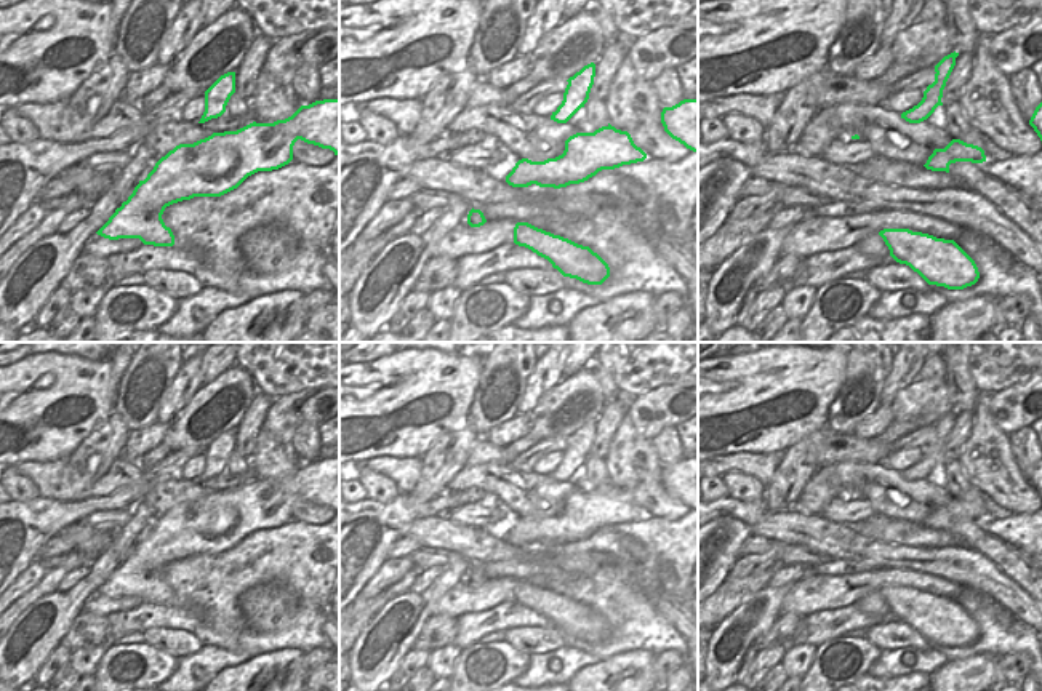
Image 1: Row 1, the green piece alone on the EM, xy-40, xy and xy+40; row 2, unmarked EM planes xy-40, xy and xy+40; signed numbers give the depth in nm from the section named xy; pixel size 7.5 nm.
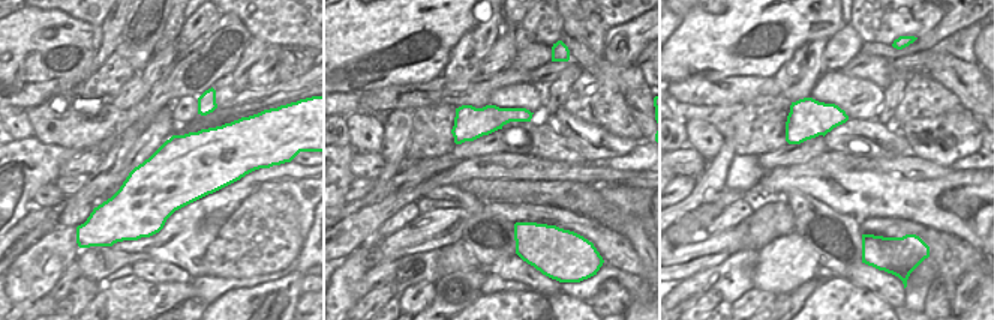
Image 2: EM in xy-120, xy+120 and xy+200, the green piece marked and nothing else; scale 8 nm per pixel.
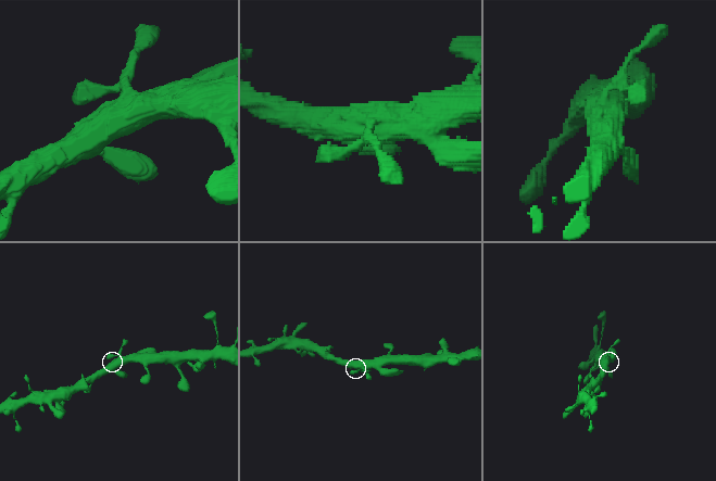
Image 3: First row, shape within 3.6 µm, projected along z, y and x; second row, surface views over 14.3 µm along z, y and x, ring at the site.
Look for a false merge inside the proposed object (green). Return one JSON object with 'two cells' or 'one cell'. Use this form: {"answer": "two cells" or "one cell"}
{"answer": "one cell"}

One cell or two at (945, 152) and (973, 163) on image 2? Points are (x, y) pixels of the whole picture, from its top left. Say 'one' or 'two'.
two

